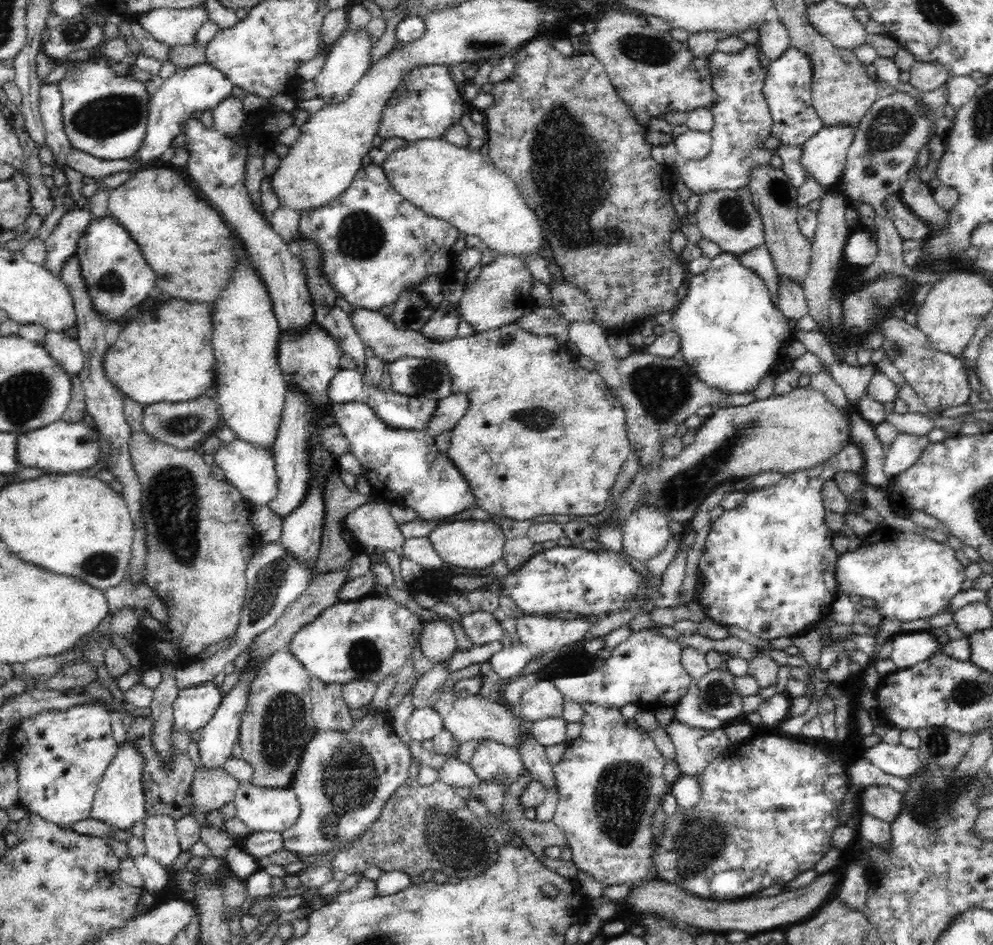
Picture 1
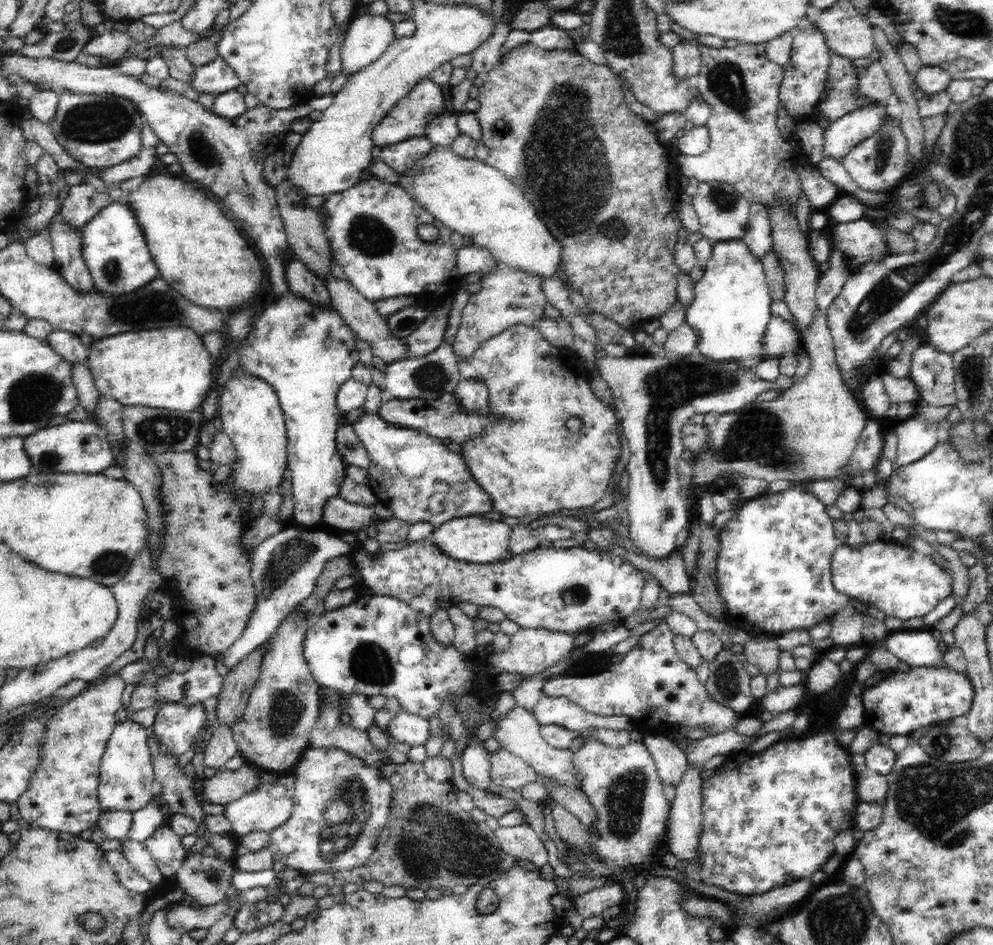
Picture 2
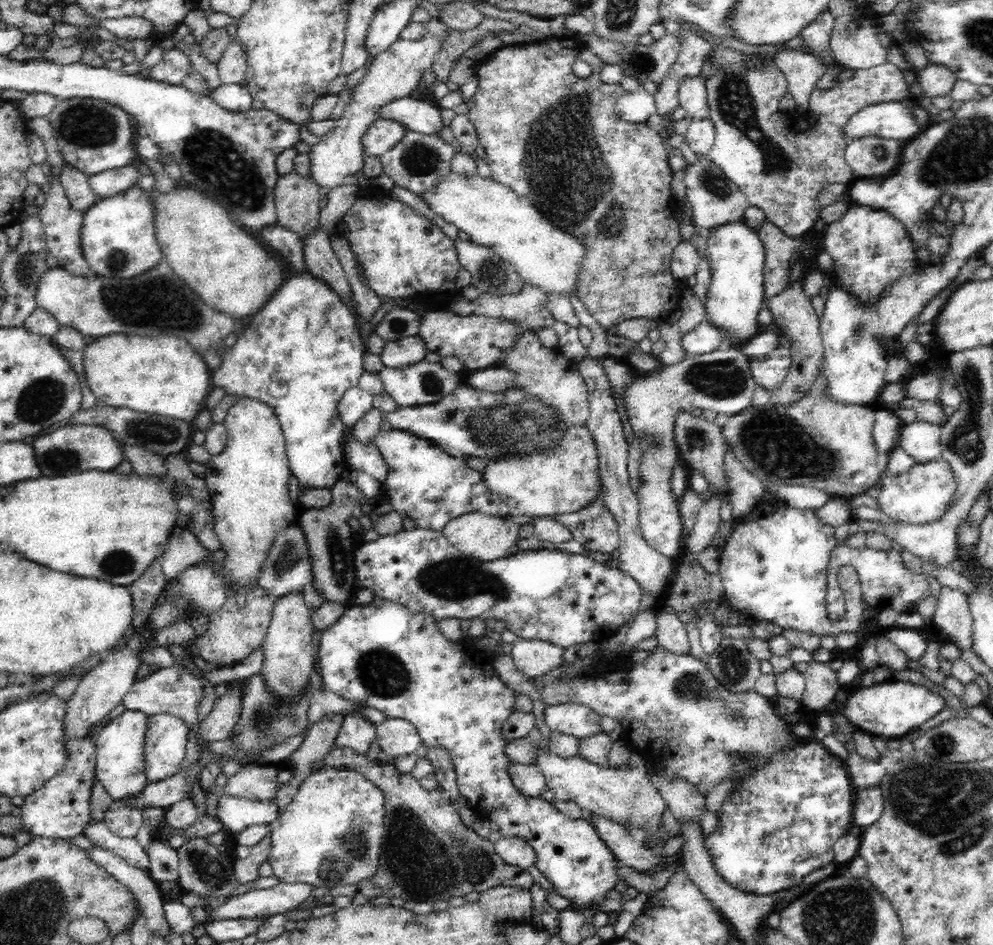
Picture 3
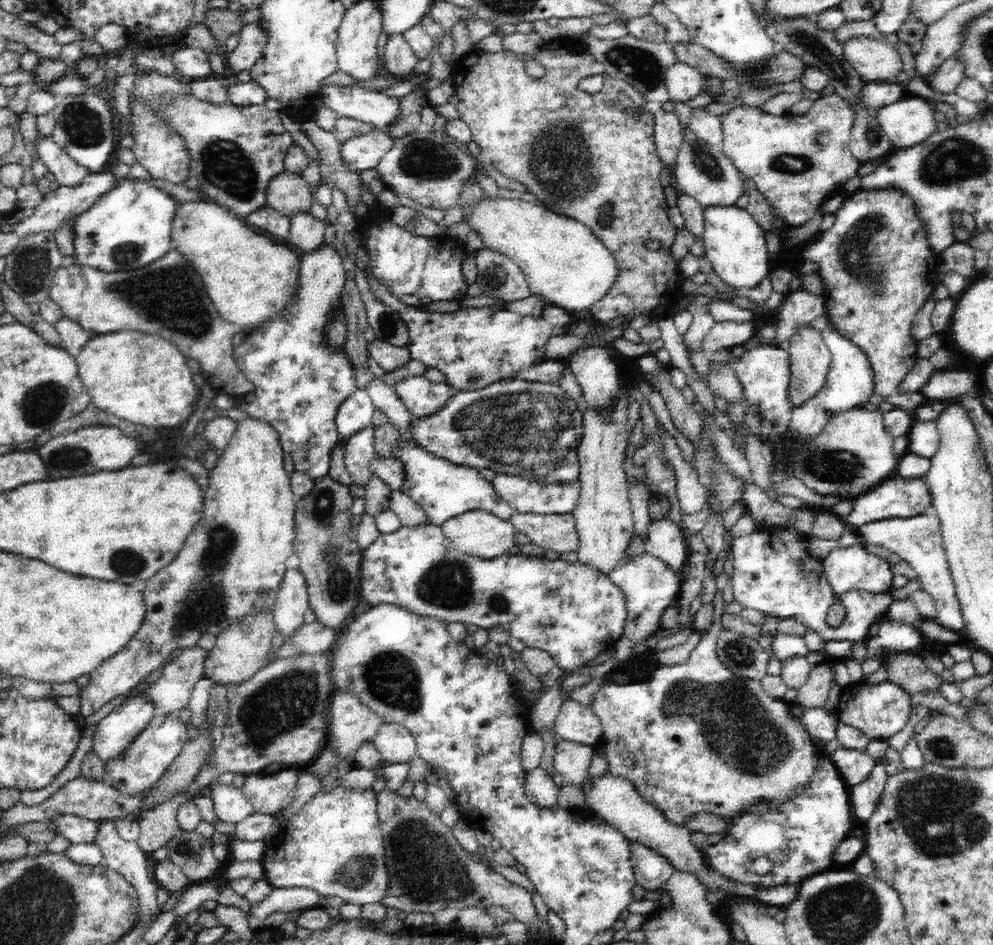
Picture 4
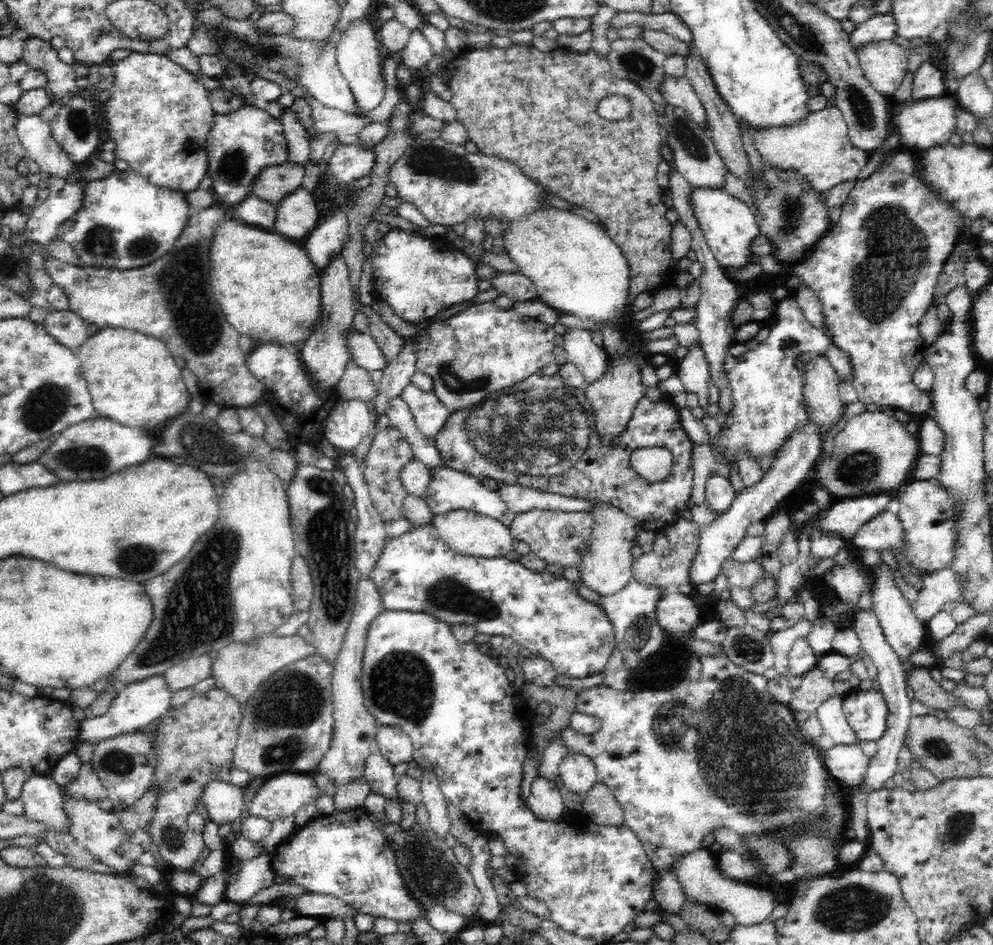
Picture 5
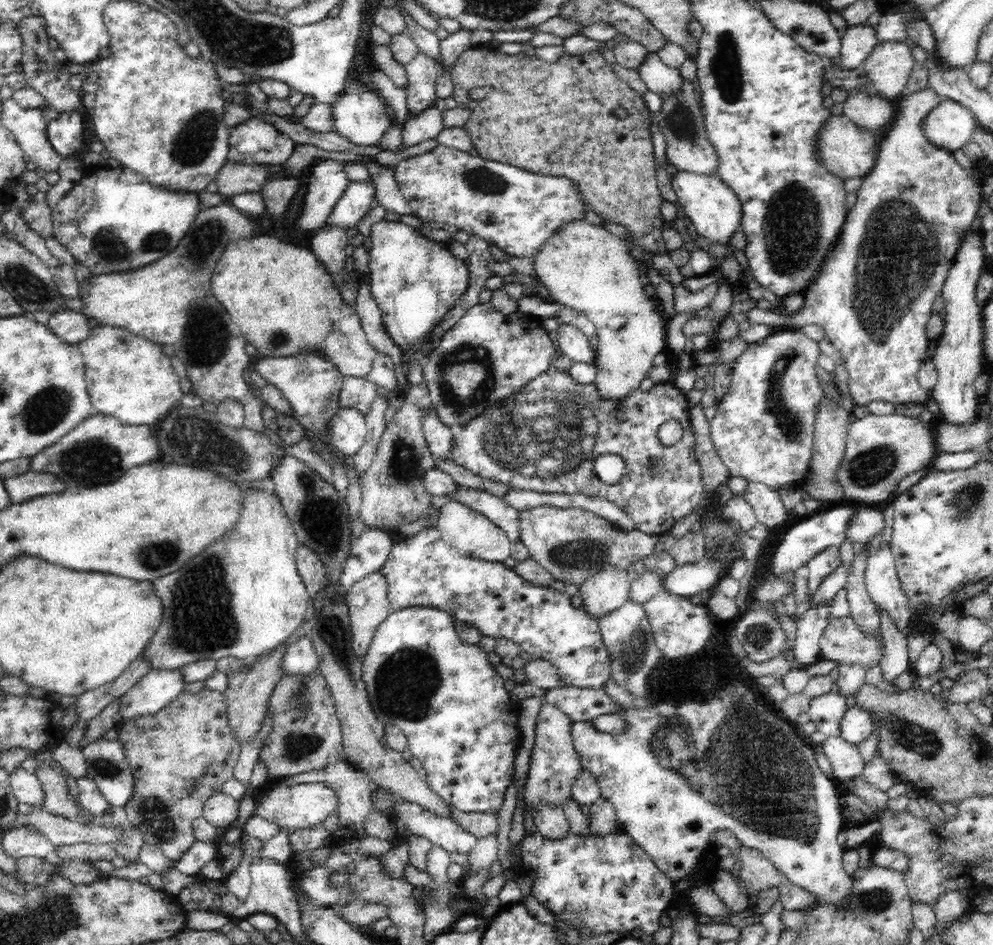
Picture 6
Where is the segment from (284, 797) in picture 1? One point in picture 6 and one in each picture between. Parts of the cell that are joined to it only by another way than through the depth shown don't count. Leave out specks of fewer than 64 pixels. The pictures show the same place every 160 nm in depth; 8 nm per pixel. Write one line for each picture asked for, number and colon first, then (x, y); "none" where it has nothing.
2: (266, 808)
3: (236, 813)
4: (231, 806)
5: (224, 802)
6: (220, 810)

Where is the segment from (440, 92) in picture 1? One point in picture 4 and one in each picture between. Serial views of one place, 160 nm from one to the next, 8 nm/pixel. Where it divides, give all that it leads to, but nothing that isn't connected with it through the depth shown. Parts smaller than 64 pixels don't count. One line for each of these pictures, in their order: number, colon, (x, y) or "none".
2: (409, 118)
3: (382, 135)
4: (361, 152)

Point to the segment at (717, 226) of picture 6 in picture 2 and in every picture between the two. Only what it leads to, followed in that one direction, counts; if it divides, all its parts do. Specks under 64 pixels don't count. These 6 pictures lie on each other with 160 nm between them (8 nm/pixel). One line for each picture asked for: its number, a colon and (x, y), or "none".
2: (731, 308)
3: (735, 295)
4: (734, 242)
5: (728, 225)

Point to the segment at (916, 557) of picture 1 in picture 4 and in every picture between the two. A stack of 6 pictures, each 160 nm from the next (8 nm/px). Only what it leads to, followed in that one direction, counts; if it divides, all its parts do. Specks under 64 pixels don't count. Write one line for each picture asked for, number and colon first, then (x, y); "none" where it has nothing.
2: (893, 578)
3: (886, 583)
4: (848, 568)

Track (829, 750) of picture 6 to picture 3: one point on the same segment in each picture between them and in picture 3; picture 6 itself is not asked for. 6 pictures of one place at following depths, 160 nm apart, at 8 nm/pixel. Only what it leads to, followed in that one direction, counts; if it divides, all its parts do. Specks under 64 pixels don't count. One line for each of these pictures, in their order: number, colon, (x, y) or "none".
3: (864, 773)
4: (855, 765)
5: (846, 763)

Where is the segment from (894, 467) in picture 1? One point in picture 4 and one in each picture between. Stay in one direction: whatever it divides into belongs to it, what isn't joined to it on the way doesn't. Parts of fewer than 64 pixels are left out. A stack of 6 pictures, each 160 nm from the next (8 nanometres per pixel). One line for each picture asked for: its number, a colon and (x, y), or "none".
2: (916, 437)
3: (921, 440)
4: (923, 439)

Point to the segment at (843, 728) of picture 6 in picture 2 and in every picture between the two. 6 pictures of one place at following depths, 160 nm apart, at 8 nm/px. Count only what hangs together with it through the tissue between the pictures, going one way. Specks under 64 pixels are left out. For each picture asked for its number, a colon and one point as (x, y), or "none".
2: (902, 702)
3: (892, 709)
4: (881, 710)
5: (866, 711)

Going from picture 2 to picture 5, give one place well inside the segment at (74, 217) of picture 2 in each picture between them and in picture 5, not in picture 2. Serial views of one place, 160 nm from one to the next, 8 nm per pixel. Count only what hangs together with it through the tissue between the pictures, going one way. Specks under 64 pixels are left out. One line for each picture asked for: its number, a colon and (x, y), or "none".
3: (75, 183)
4: (67, 172)
5: (35, 134)

